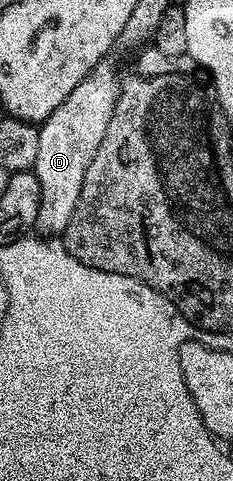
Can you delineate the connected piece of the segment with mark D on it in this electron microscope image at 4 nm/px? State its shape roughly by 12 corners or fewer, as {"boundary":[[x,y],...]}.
{"boundary":[[104,59],[40,124],[36,232],[59,237],[121,94]]}

